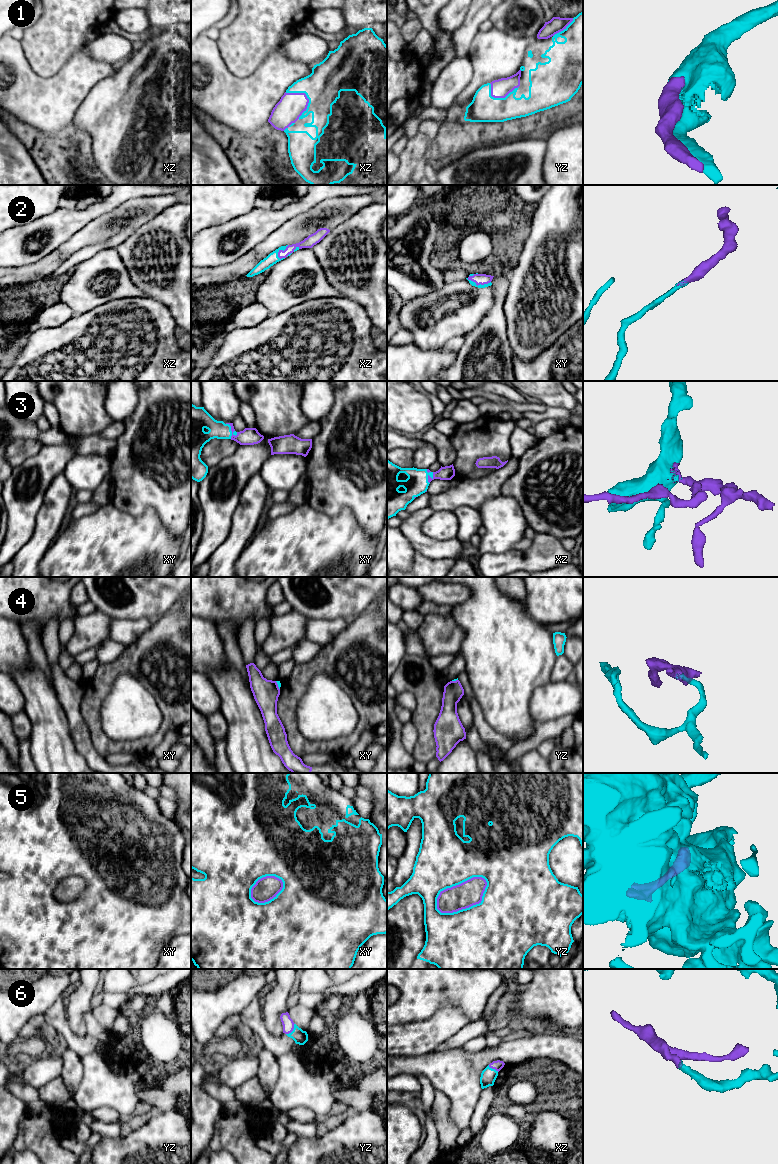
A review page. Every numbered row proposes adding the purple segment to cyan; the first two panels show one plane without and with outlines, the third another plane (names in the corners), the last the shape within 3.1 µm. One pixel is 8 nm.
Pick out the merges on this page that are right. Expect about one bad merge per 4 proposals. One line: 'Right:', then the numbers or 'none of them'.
Right: 1, 2, 3, 4, 6

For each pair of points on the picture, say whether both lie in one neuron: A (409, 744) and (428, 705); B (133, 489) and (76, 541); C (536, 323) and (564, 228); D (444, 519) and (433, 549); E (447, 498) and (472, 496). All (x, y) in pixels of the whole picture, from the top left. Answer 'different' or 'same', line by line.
A: different
B: different
C: same
D: different
E: same

